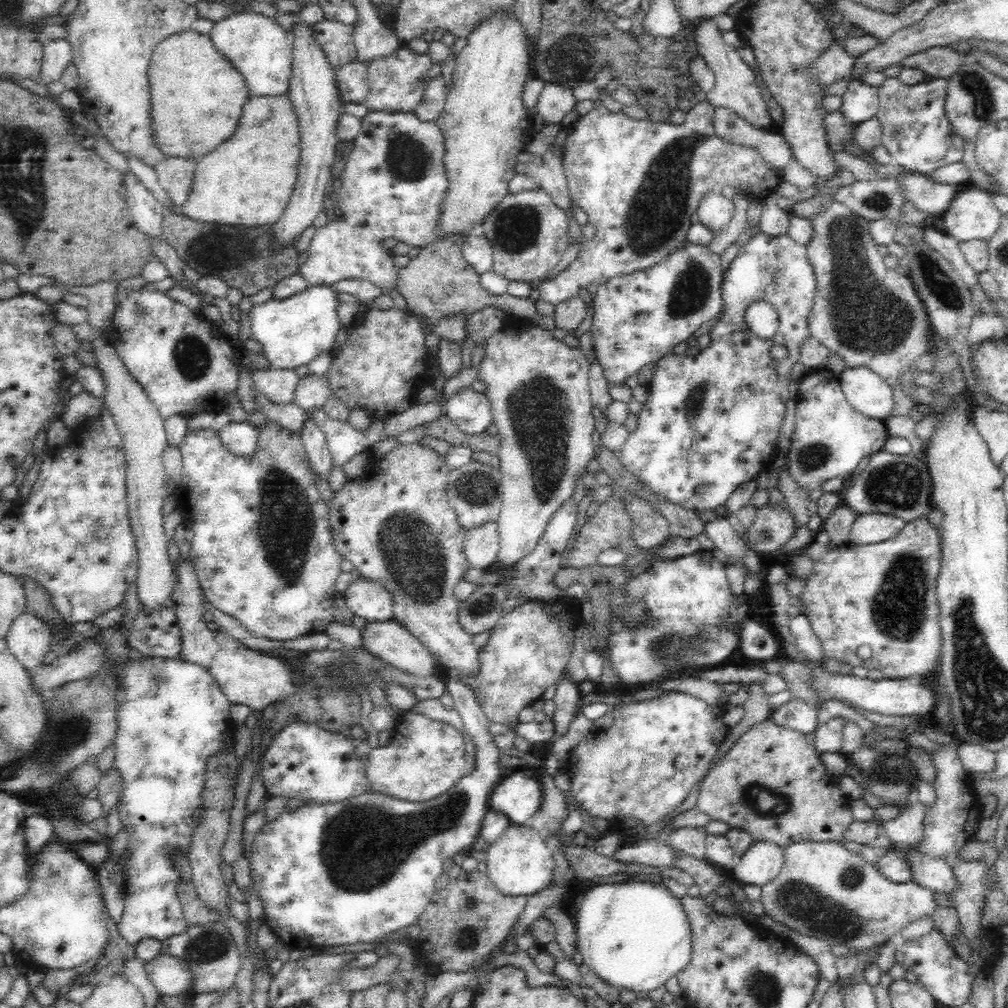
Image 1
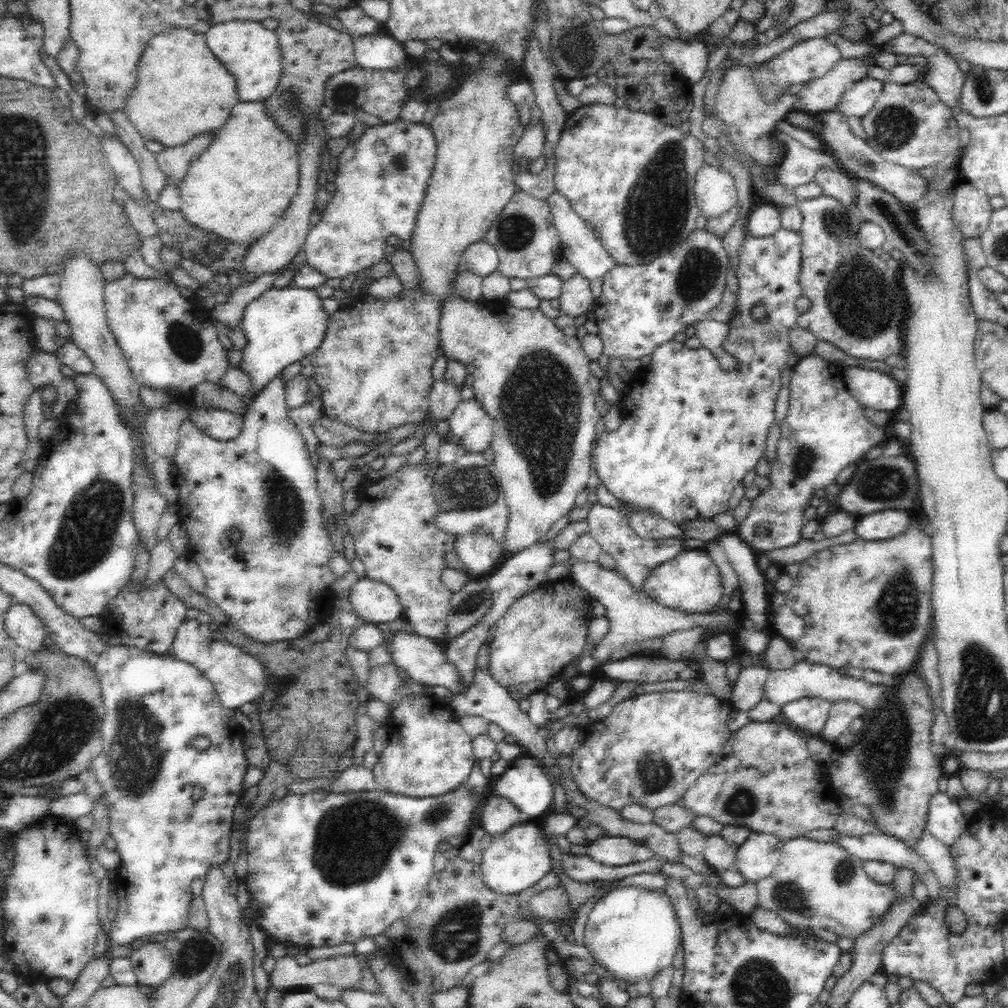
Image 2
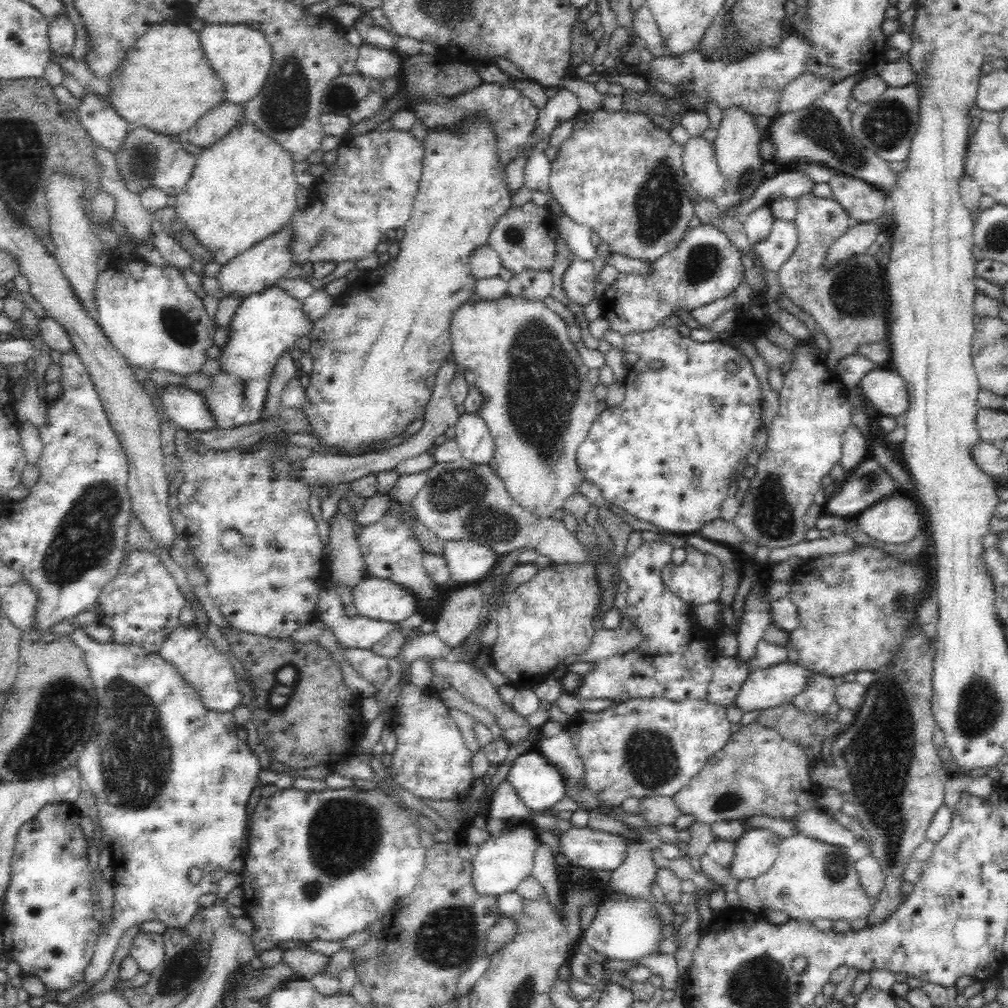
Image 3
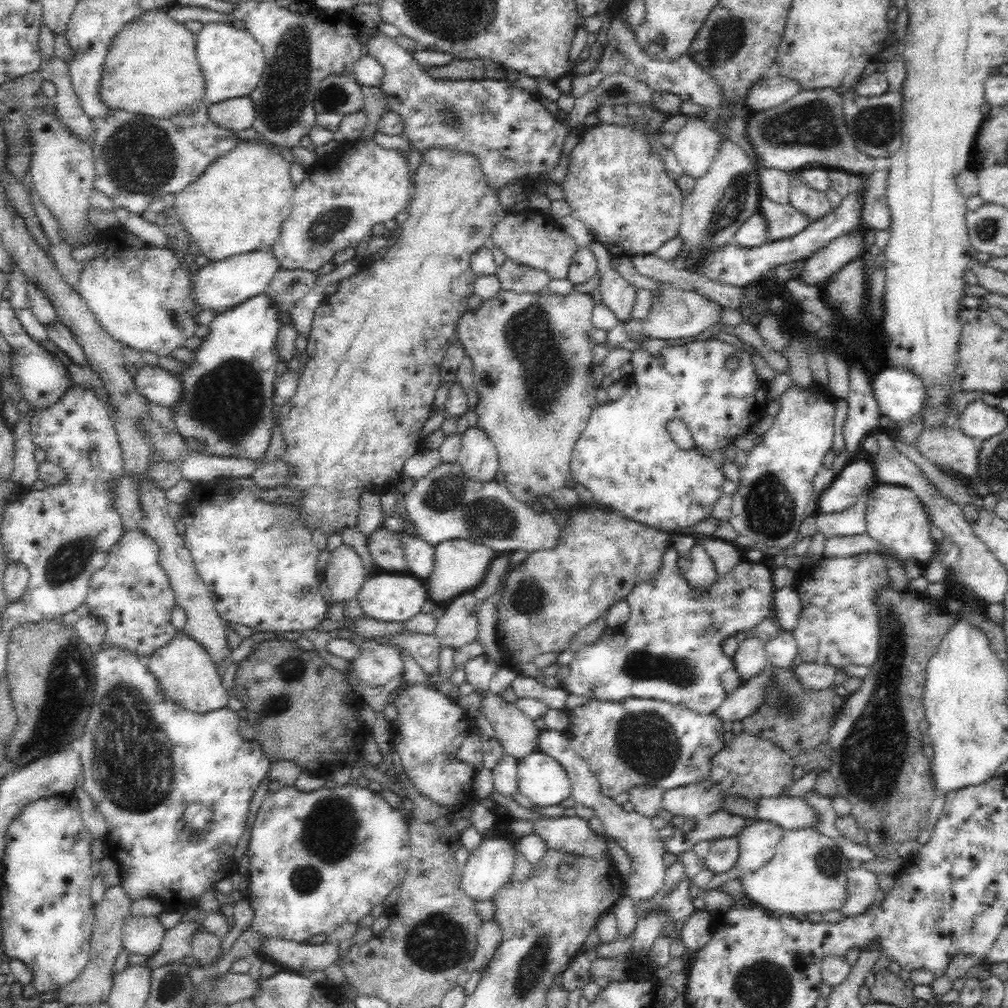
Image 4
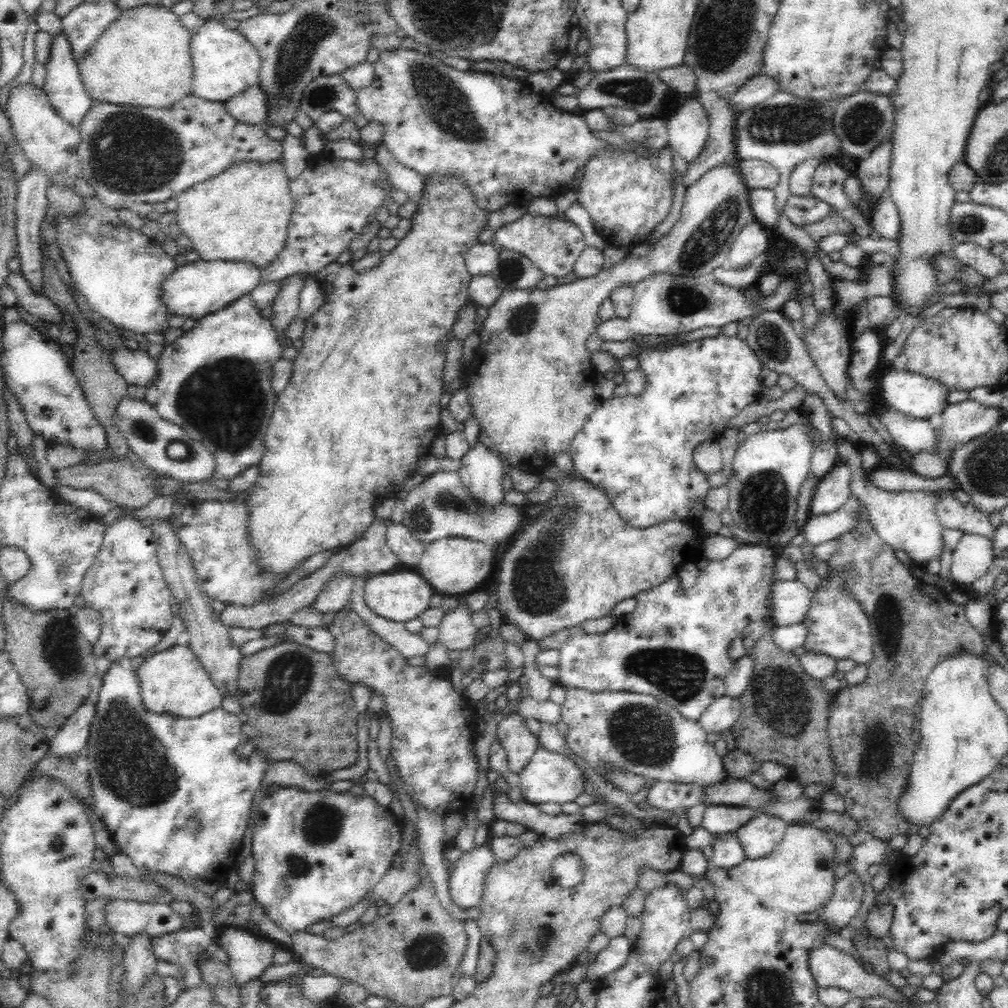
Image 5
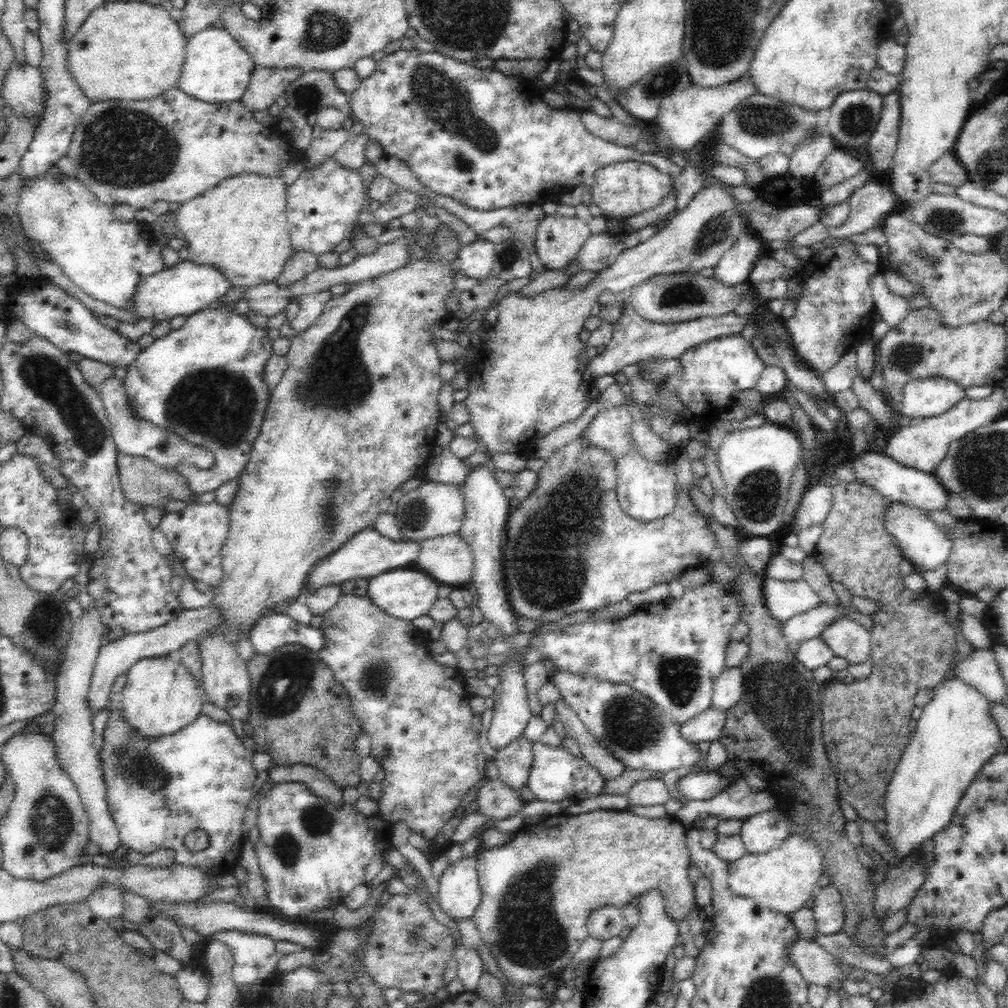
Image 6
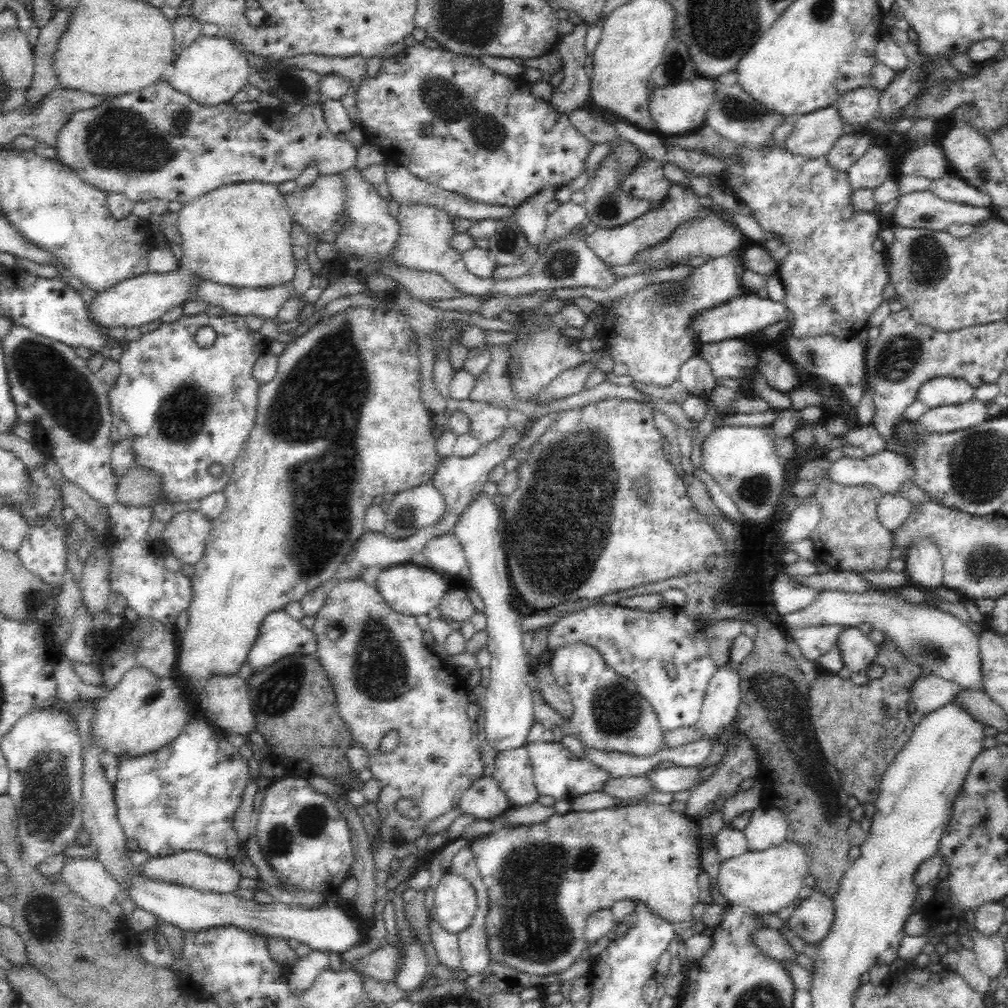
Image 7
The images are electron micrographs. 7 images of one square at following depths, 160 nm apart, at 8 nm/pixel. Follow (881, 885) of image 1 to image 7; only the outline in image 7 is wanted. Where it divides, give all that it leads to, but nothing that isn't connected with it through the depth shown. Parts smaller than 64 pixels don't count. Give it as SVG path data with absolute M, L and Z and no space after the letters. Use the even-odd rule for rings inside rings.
M785 841L779 846L771 847L762 851L750 851L740 854L734 858L728 858L720 863L717 885L724 898L730 903L738 903L754 909L757 914L774 914L785 906L793 904L798 898L800 889L804 887L804 877L808 875L808 862L811 860L806 856L802 845L796 842Z

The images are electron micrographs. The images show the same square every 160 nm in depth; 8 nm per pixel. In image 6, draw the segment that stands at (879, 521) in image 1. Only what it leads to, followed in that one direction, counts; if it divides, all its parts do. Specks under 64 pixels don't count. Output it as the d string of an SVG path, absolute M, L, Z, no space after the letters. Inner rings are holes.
M887 501L882 521L887 534L898 540L903 556L917 572L936 570L948 560L948 554L952 550L952 539L922 509L907 506L902 502Z

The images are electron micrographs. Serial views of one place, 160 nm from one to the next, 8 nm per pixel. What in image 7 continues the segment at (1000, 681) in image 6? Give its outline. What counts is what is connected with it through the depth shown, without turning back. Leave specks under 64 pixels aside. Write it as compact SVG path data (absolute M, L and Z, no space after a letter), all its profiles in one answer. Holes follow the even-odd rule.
M887 588L884 592L877 590L868 590L868 592L821 591L812 604L802 610L785 614L782 618L785 626L784 631L794 630L800 626L810 626L810 624L843 624L846 627L857 627L860 623L866 622L868 626L888 635L894 641L896 649L902 651L902 655L908 661L922 667L926 674L931 673L944 678L944 680L952 680L963 689L982 689L982 665L980 665L978 634L953 614L944 612L940 606L922 607L914 602L908 602L899 594L895 594L894 588Z

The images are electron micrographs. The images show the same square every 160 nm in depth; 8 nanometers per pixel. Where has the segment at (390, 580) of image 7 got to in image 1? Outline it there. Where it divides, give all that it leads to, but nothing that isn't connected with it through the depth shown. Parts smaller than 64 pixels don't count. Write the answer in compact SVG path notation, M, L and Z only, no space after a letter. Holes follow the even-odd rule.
M358 577L345 590L347 607L353 616L384 622L393 618L393 598L381 583Z

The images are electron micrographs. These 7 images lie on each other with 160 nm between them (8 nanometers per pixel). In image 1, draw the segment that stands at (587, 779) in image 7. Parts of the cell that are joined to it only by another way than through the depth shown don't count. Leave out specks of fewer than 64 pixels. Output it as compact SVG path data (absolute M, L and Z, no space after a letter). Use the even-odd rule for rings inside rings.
M518 768L494 786L489 808L494 812L503 812L512 825L525 825L526 820L540 808L542 799L542 785L538 777L526 777L522 768Z

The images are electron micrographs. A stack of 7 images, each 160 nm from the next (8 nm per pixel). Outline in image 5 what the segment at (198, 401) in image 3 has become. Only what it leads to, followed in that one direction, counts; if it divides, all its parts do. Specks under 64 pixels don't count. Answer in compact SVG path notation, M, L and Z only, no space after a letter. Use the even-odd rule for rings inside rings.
M124 346L116 347L108 358L130 386L146 388L146 386L154 384L157 362L140 348L129 350Z

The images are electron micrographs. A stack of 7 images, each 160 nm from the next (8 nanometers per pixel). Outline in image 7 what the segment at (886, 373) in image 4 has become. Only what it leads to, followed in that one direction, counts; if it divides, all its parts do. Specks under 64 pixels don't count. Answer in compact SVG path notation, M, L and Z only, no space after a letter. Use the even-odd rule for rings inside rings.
M942 376L926 381L918 390L917 400L928 408L959 405L968 402L974 397L975 387L963 378Z

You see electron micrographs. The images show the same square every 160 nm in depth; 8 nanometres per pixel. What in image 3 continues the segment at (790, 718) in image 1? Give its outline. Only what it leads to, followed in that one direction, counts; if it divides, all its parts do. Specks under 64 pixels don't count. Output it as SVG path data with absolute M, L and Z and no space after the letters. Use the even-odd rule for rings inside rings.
M819 672L813 673L804 686L805 690L793 699L793 704L800 711L824 715L835 700L837 686L832 676L824 676Z

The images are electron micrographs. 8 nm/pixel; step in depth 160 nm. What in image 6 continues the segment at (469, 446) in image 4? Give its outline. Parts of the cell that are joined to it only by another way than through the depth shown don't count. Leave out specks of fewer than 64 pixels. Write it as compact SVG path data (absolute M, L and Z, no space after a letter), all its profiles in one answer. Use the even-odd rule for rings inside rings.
M491 465L474 467L462 485L464 496L464 518L458 534L468 543L470 553L474 557L472 564L472 582L479 593L478 608L483 612L486 621L494 623L504 633L504 637L518 637L521 632L516 625L517 614L512 610L508 600L502 543L505 541L504 529L507 526L509 508L503 494L503 486L496 481Z

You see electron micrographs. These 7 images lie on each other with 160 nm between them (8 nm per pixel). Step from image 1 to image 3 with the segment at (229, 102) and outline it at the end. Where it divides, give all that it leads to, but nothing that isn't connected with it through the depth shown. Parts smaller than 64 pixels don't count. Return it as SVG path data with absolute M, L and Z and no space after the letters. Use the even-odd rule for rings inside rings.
M160 22L136 40L108 80L108 96L126 121L158 134L186 134L198 118L226 101L224 81L206 59L199 34L184 22Z

